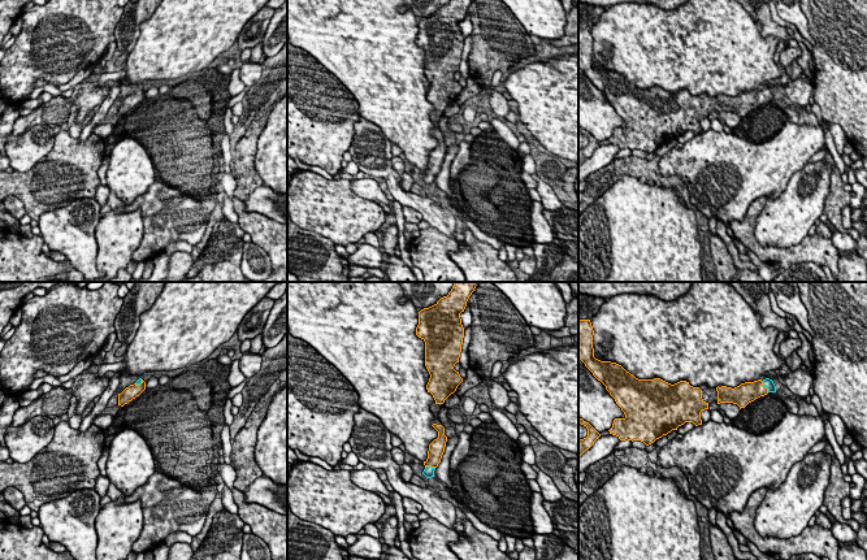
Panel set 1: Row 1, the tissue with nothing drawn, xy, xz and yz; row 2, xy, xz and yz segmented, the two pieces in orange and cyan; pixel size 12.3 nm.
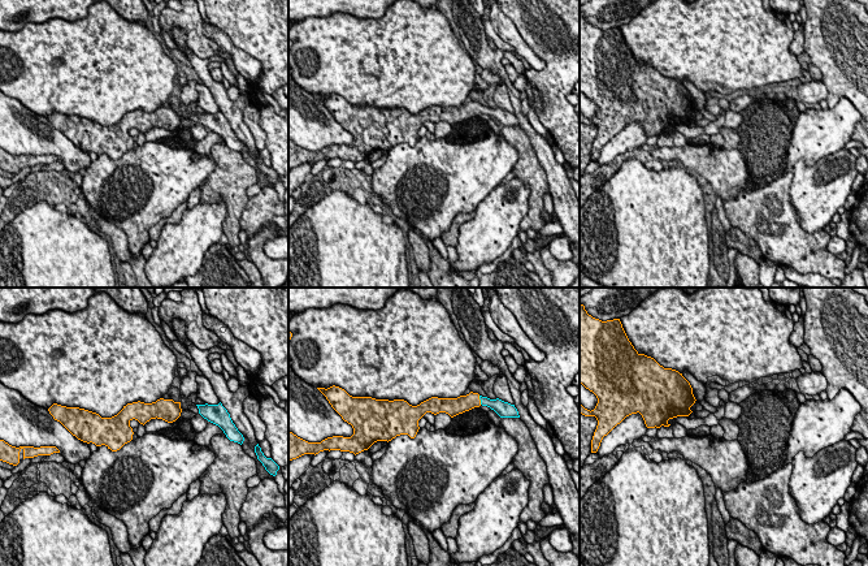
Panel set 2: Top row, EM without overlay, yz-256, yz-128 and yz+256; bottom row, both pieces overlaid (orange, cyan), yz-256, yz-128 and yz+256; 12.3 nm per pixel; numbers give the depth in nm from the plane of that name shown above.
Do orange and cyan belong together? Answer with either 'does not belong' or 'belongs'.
belongs

